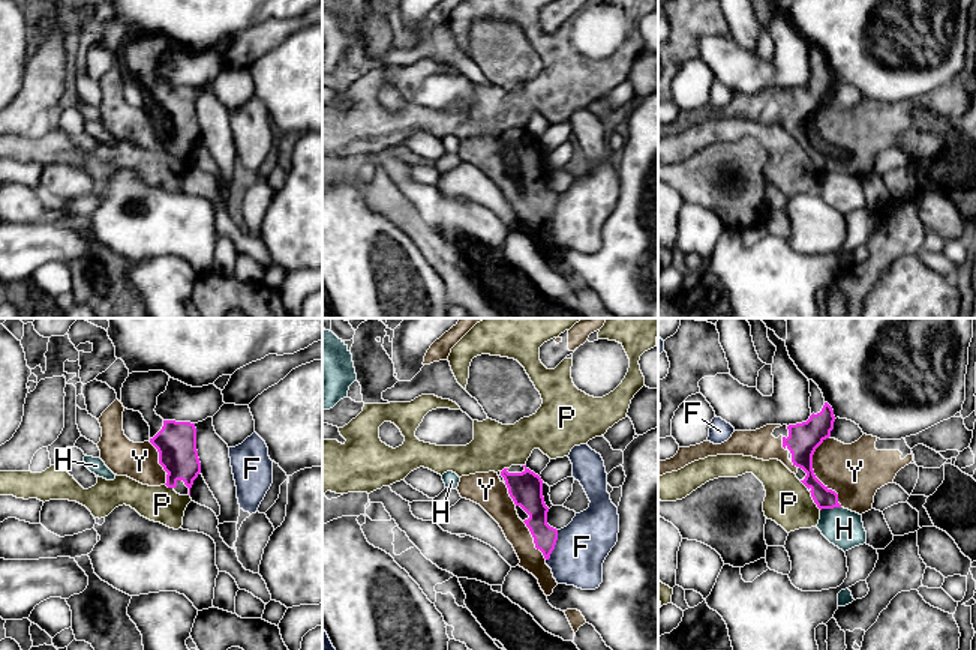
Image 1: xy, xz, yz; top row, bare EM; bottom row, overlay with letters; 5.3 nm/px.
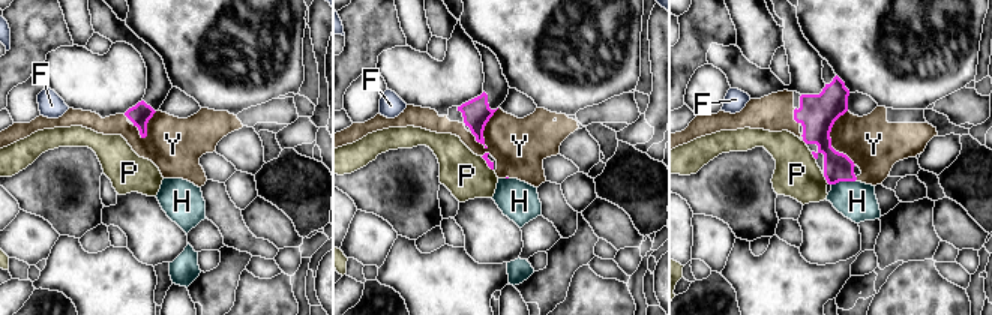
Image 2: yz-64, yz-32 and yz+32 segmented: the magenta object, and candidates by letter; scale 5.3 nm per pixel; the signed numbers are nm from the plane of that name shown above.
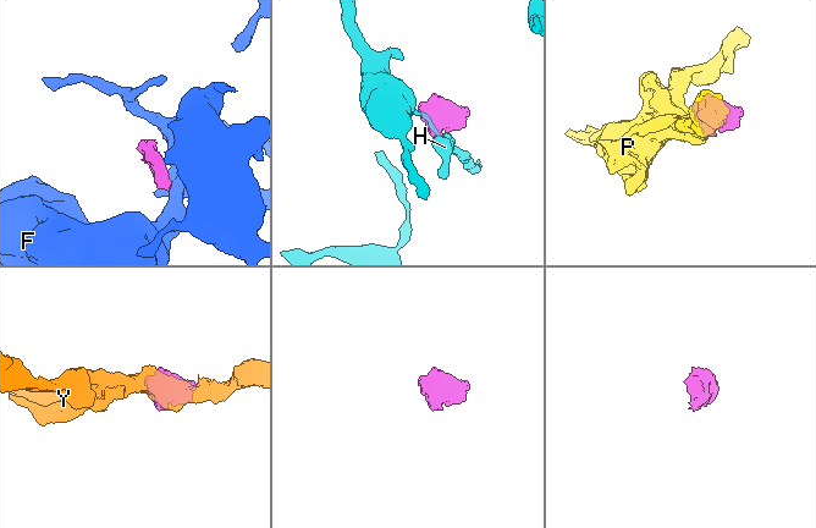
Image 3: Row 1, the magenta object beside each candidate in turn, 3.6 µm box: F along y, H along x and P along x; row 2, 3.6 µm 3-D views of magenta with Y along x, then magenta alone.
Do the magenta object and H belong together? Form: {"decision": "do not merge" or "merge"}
{"decision": "do not merge"}

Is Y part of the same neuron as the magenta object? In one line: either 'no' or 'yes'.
yes

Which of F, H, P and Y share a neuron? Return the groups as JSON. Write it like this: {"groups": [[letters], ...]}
{"groups": [["F"], ["H"], ["P"], ["Y"]]}

